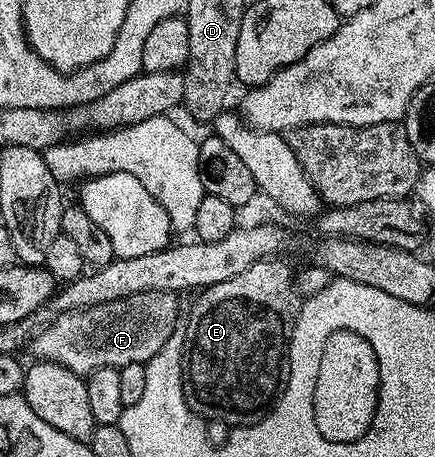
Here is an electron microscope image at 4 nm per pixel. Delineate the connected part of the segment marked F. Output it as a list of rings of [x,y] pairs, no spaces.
[[[169,290],[134,294],[104,306],[88,306],[85,310],[67,310],[50,319],[51,326],[38,331],[29,343],[31,358],[69,368],[74,374],[89,375],[106,366],[147,363],[176,333],[179,302]]]

